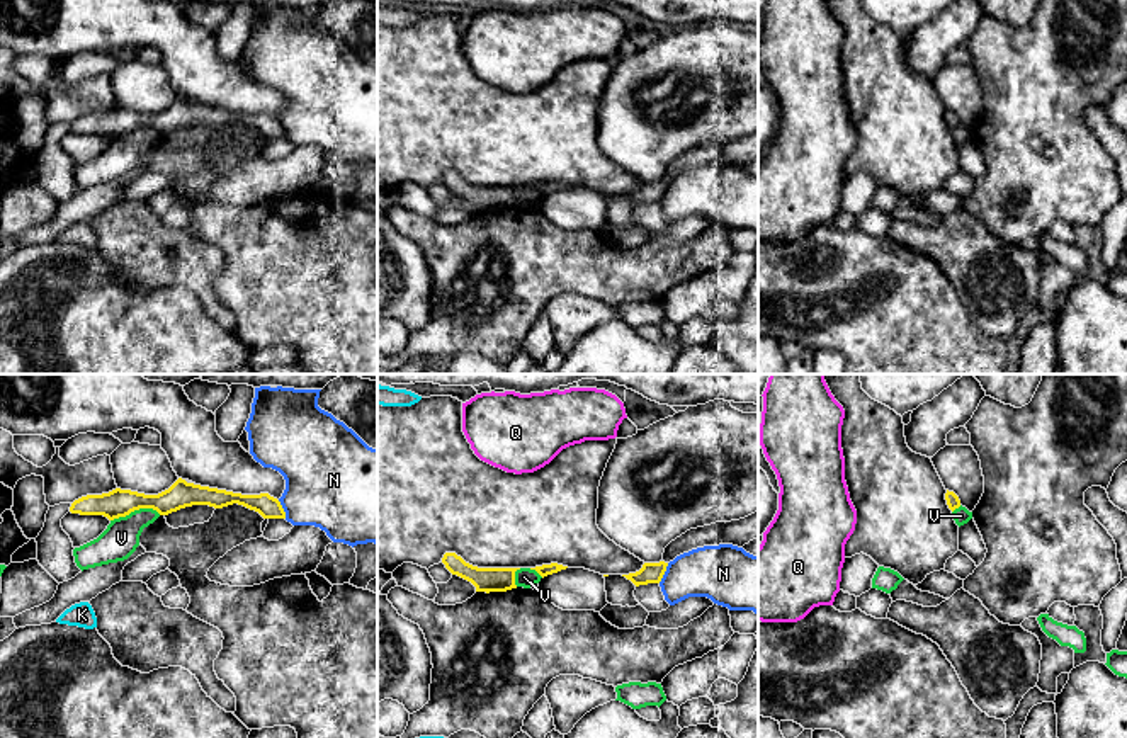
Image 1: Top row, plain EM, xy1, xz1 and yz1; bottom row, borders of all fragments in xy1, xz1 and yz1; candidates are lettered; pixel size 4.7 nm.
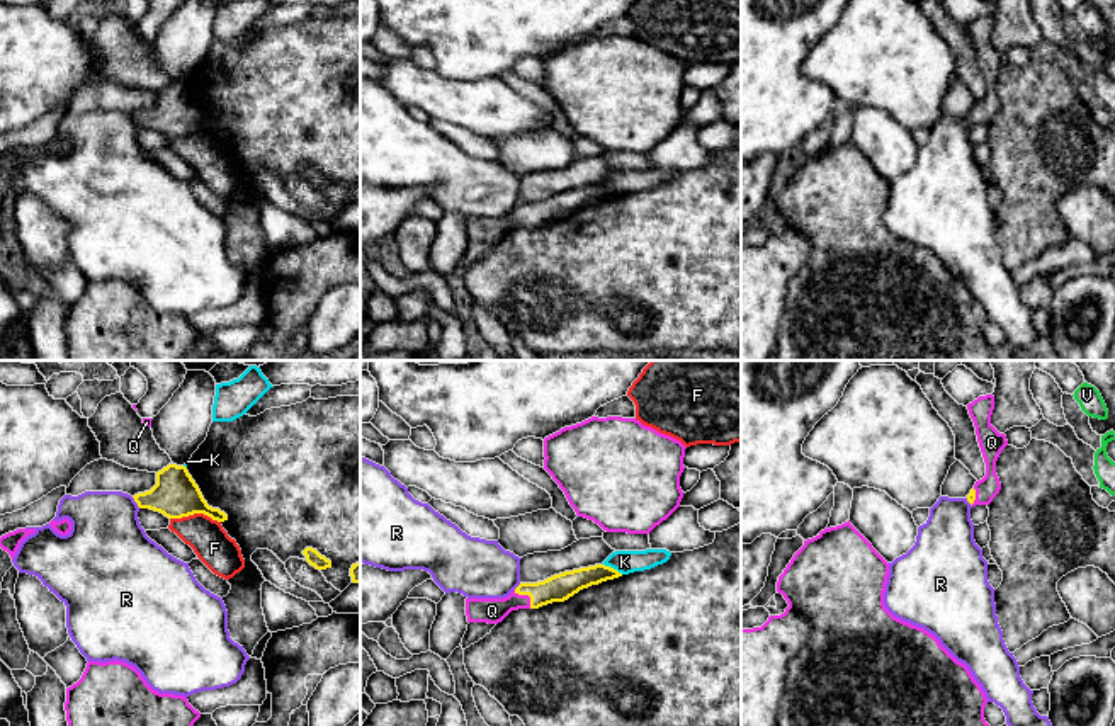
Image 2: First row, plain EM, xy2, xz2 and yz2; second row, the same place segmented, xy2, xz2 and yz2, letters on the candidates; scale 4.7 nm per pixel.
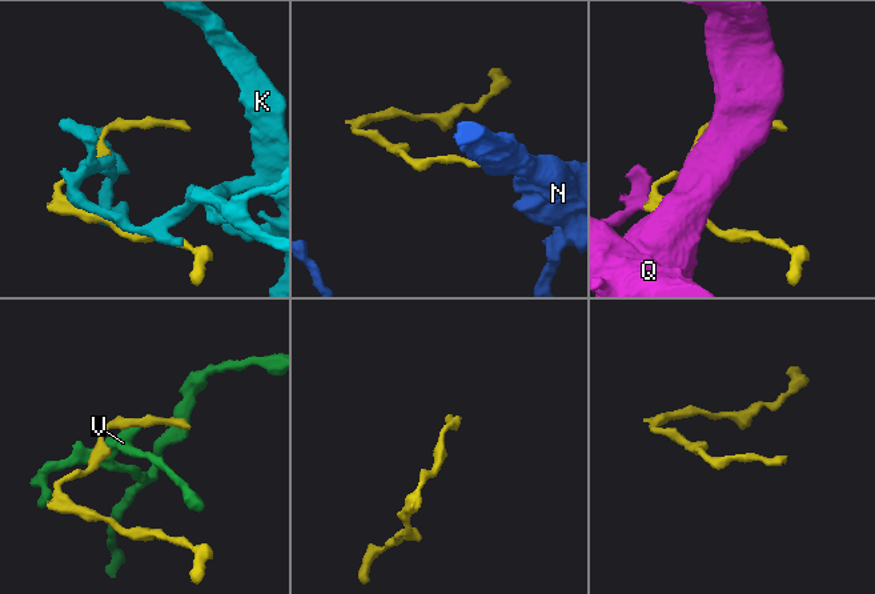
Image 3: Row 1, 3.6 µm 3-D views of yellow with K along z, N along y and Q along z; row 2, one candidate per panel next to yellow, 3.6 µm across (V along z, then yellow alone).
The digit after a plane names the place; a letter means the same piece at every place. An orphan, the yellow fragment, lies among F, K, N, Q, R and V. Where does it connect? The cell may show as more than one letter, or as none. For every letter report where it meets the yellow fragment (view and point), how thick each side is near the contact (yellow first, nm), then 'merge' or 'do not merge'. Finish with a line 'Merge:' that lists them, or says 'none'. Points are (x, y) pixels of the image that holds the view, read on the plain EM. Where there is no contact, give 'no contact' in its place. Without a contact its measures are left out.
F: meets yellow in xy2 at (196, 131); 220 nm thick on the yellow side, 180 nm on the other; do not merge
K: meets yellow in xz2 at (612, 187); 120 nm thick on the yellow side, 110 nm on the other; do not merge
N: meets yellow in xz1 at (663, 193); 100 nm thick on the yellow side, 260 nm on the other; do not merge
Q: meets yellow in xz2 at (527, 213); 130 nm thick on the yellow side, 120 nm on the other; merge
R: meets yellow in xy2 at (135, 119); 220 nm thick on the yellow side, 360 nm on the other; do not merge
V: meets yellow in xy1 at (135, 128); 130 nm thick on the yellow side, 170 nm on the other; do not merge
Merge: Q

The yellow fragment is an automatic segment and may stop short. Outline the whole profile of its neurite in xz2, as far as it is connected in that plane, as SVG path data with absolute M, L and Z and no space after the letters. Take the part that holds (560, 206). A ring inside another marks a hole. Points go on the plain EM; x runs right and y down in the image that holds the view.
M595 184L554 194L537 202L520 202L505 218L466 218L467 241L501 241L512 230L539 228L552 221L564 221L591 204L622 196L617 189Z

